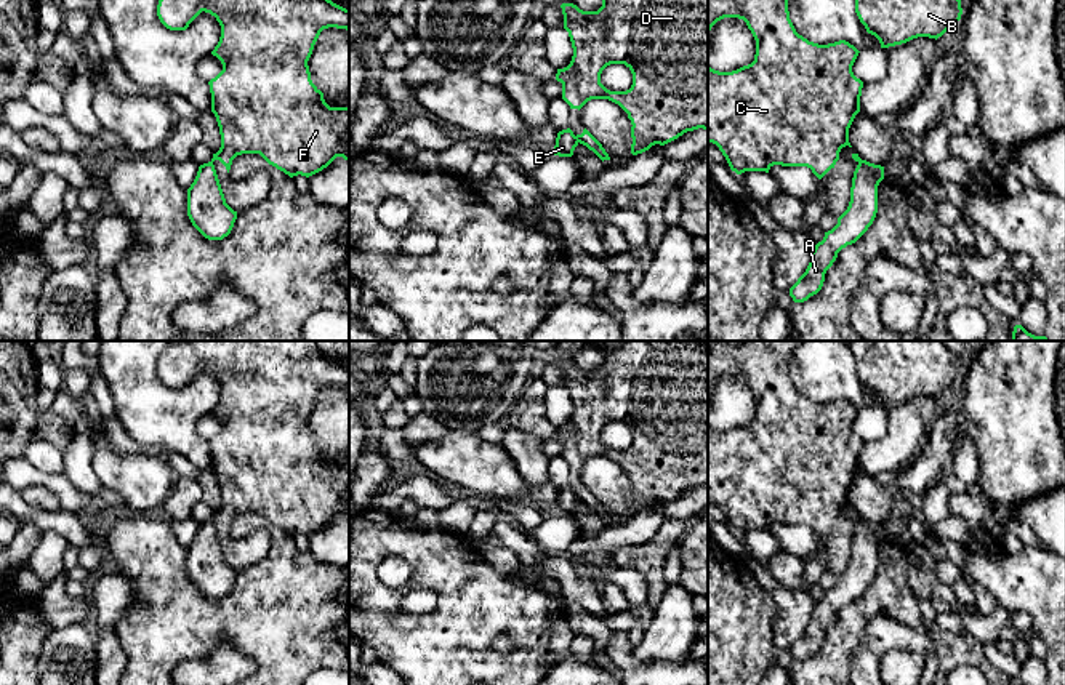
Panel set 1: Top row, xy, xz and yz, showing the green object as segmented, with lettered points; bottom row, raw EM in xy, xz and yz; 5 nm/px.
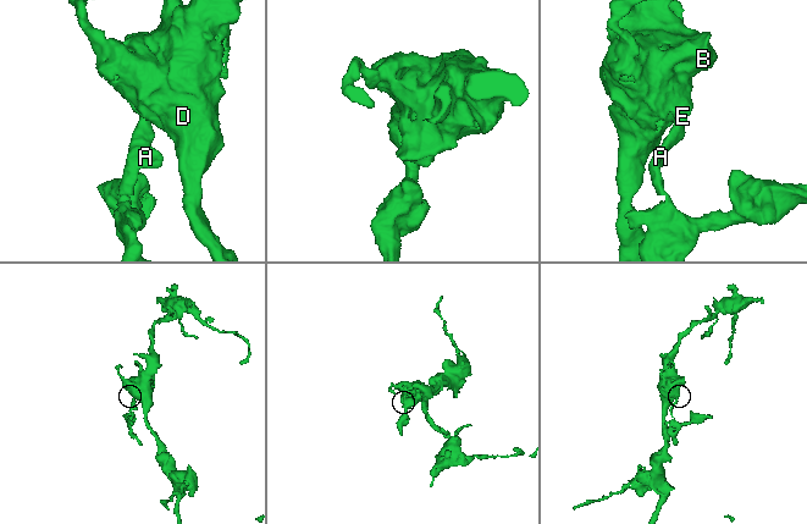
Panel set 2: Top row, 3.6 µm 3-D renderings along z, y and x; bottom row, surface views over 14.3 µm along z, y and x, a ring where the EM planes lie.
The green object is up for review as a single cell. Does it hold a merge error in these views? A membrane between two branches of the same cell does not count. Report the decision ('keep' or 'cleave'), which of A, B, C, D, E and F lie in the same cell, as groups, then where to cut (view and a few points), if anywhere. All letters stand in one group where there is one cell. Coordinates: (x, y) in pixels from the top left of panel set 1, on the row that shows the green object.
cleave; A E / B C D F; cut in xz along (575, 136), (578, 141)

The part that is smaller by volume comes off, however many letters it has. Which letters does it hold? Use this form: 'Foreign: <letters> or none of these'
Foreign: A, E

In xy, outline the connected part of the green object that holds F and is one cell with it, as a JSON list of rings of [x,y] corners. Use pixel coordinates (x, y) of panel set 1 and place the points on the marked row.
[[[159,0],[157,5],[157,16],[170,30],[186,30],[202,11],[215,16],[221,26],[221,37],[211,54],[221,61],[223,70],[208,82],[211,93],[211,112],[216,117],[221,134],[221,147],[213,154],[211,162],[219,160],[229,173],[232,160],[237,155],[259,154],[269,165],[283,171],[290,178],[298,174],[309,178],[327,168],[336,157],[343,157],[349,162],[349,107],[330,107],[324,99],[324,93],[312,83],[307,66],[314,45],[324,29],[336,27],[349,30],[349,10],[333,3],[332,0]]]

